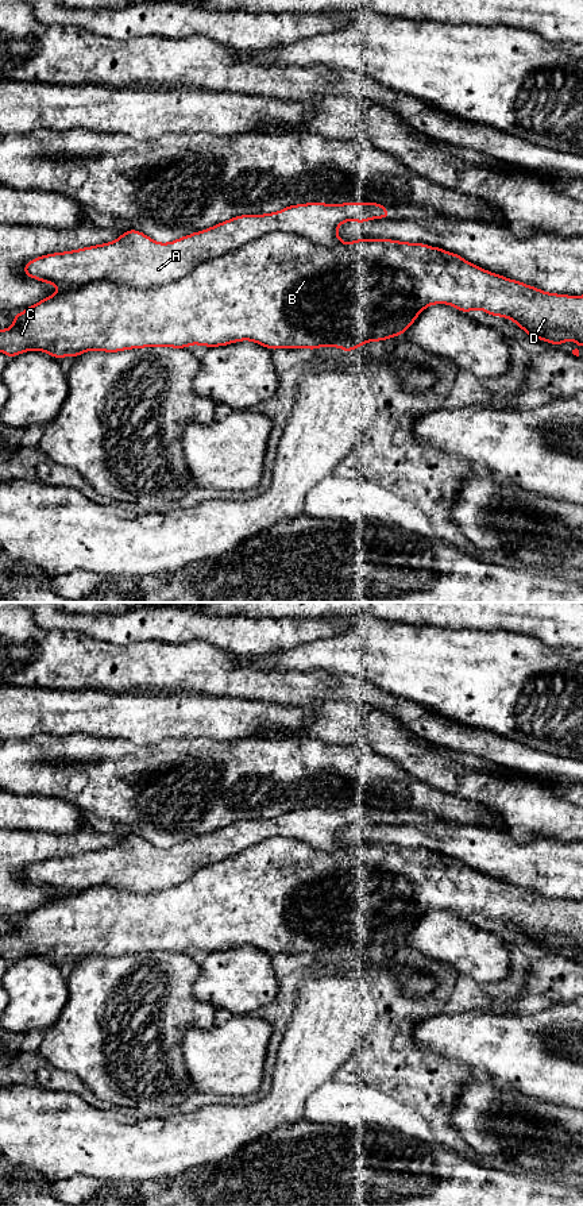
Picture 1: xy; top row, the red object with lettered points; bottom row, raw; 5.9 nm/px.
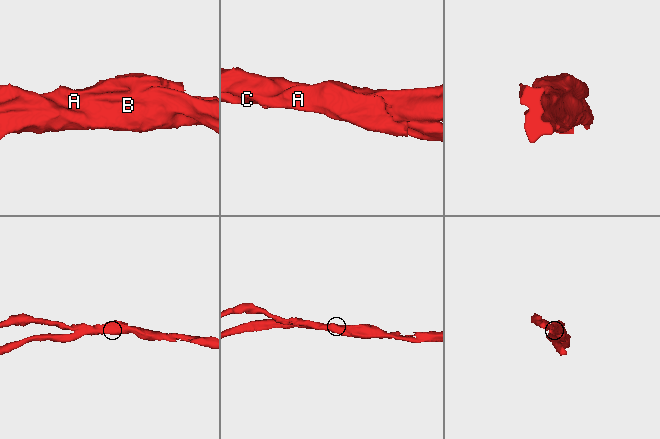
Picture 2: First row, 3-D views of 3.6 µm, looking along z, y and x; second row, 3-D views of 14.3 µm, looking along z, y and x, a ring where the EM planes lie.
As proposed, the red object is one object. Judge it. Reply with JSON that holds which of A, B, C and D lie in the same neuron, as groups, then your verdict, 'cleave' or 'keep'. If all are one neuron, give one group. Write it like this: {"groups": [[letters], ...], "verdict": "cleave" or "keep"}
{"groups": [["A"], ["B", "C", "D"]], "verdict": "cleave"}

